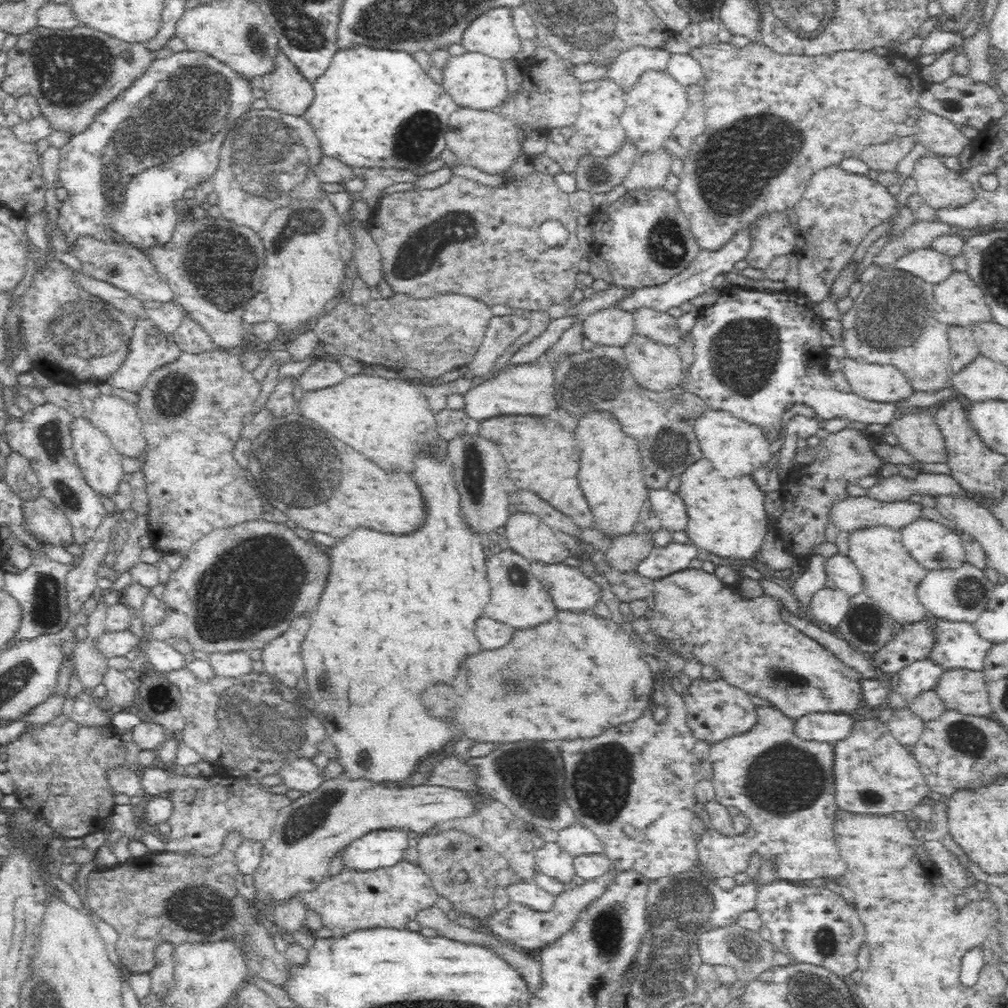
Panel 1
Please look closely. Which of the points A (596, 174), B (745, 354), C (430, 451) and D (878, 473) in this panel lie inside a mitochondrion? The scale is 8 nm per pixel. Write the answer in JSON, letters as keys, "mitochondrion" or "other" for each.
{"A":"mitochondrion","B":"mitochondrion","C":"other","D":"other"}

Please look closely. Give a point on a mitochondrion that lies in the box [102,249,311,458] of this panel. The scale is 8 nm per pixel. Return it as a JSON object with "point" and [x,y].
{"point":[175,393]}

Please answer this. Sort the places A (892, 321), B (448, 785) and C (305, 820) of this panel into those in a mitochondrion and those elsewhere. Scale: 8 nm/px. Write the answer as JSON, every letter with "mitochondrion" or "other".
{"A":"mitochondrion","B":"other","C":"mitochondrion"}

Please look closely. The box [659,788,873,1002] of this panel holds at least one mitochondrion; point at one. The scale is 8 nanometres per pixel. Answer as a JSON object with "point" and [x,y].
{"point":[825,941]}

